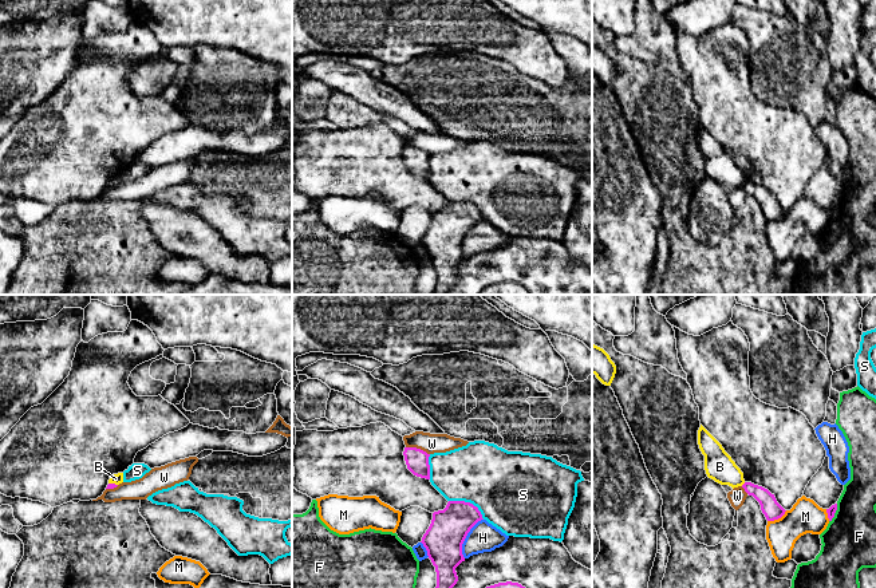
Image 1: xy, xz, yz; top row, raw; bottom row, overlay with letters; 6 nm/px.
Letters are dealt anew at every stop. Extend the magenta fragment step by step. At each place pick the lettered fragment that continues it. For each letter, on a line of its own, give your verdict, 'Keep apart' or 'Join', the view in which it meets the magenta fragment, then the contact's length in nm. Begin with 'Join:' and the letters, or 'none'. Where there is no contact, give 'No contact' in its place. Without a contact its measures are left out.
Join: none
B: Keep apart. Touches magenta in yz. Shared border 40 nm
F: Keep apart. Touches magenta in yz. Shared border 120 nm
H: Keep apart. Touches magenta in xz. Shared border 260 nm
M: Keep apart. Touches magenta in yz. Shared border 140 nm
S: Keep apart. Touches magenta in xz. Shared border 240 nm
W: Keep apart. Touches magenta in xz. Shared border 150 nm

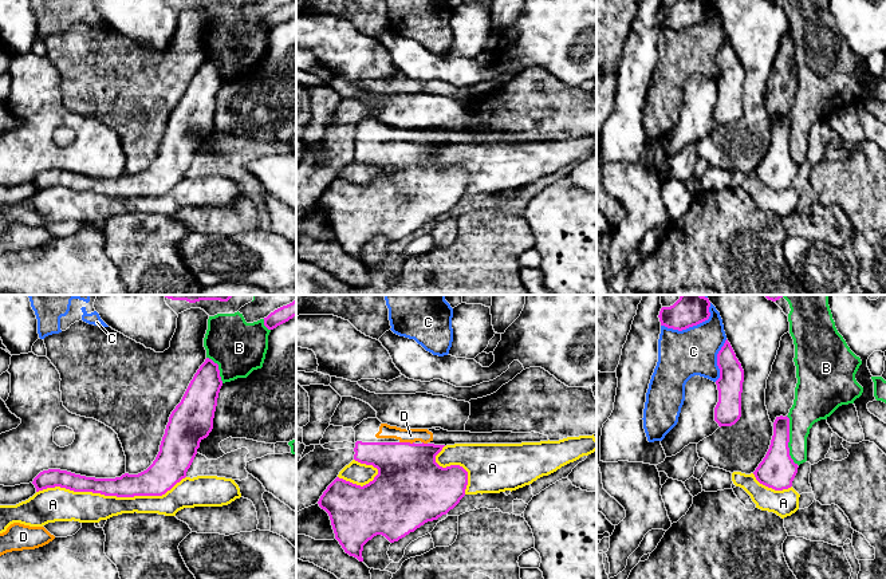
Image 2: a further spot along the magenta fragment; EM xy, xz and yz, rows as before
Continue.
Join: D
A: Keep apart. Touches magenta in xy. Shared border 900 nm
B: Keep apart. Touches magenta in yz. Shared border 300 nm
C: Keep apart. Touches magenta in yz. Shared border 340 nm
D: Join. Touches magenta in xz. Shared border 90 nm

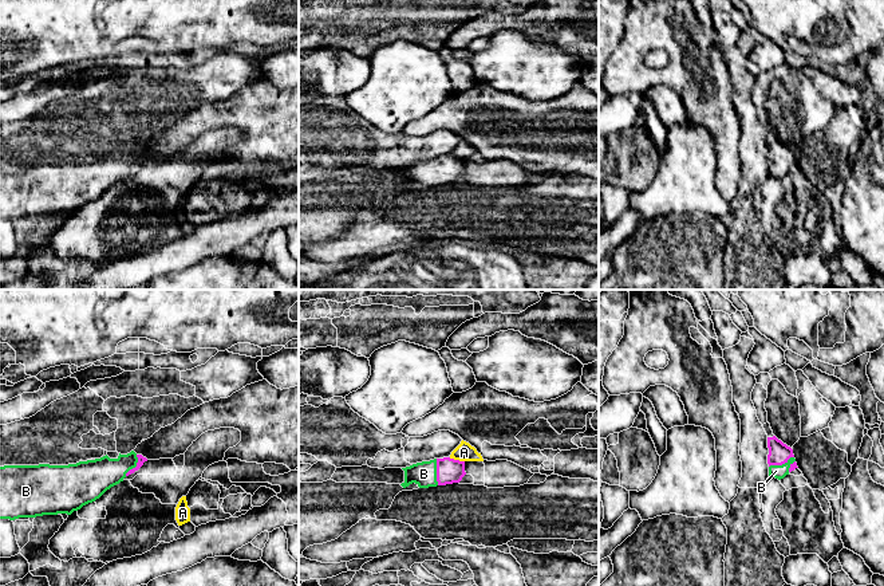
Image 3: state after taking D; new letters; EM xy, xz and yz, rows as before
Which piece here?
Join: B
A: Keep apart. Touches magenta in xz. Shared border 100 nm
B: Join. Touches magenta in xz. Shared border 160 nm

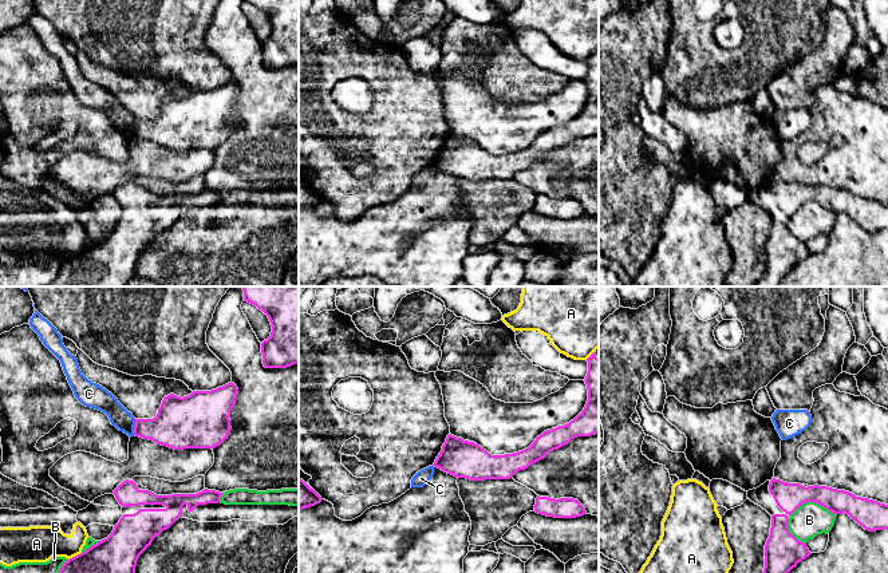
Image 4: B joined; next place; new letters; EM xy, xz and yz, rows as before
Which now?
Join: none
A: Keep apart. Touches magenta in xy. Shared border 90 nm
B: Keep apart. Touches magenta in yz. Shared border 280 nm
C: Keep apart. Touches magenta in xy. Shared border 100 nm

